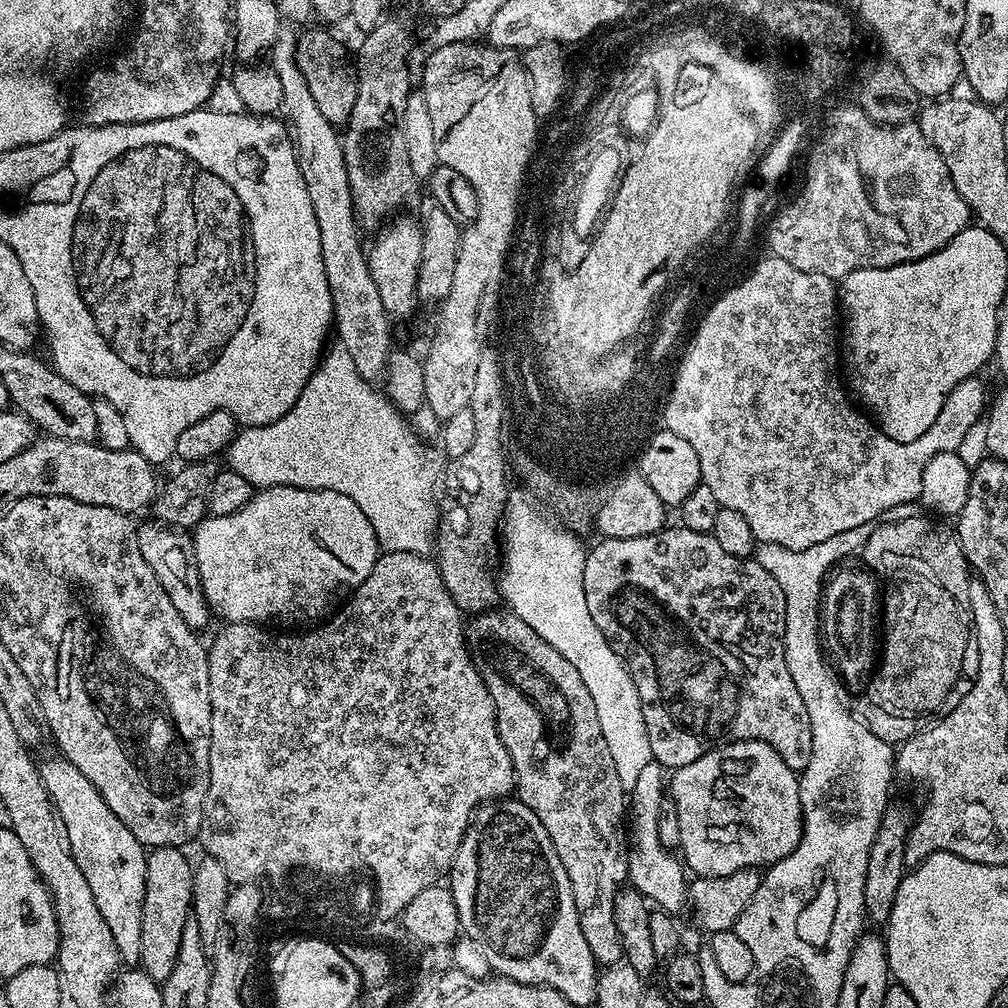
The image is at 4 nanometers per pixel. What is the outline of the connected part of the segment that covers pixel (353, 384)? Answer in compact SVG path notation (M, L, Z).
M333 343L323 353L316 372L308 379L302 394L298 394L298 402L294 402L289 412L269 424L253 428L244 426L237 431L226 449L227 467L242 474L256 490L294 486L346 494L346 498L354 498L362 514L370 518L370 526L374 526L374 534L383 551L417 552L420 556L428 556L438 535L436 479L443 474L446 460L435 447L432 449L428 445L431 443L417 435L409 421L408 424L404 421L407 419L383 391L375 392L372 388L375 387L358 374L346 346Z

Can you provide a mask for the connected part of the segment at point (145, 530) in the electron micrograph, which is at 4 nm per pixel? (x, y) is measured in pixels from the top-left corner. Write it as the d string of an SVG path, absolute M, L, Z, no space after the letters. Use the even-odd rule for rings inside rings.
M159 522L152 524L141 523L136 530L138 550L142 550L142 558L154 570L158 582L162 582L162 590L170 594L170 602L182 622L194 630L201 630L208 624L208 619L213 619L214 613L206 602L206 594L202 590L200 575L192 558L192 537L187 531L177 530L172 526L165 526Z

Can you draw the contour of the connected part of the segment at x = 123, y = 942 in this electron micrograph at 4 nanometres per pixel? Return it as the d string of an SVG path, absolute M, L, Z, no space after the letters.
M55 758L39 765L40 777L46 790L52 795L54 806L66 822L66 834L70 834L70 850L74 850L74 862L82 870L90 890L94 893L94 903L106 918L110 934L114 934L114 946L118 946L121 961L132 966L139 961L142 950L142 908L146 890L146 862L144 845L126 830L126 826L106 806L102 794L69 760Z

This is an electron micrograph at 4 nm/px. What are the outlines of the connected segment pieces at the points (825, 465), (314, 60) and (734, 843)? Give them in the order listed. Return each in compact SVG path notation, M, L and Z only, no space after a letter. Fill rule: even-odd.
M769 255L767 259L758 261L756 269L741 284L733 283L731 287L715 297L703 315L699 317L683 349L682 359L675 369L674 379L662 408L663 427L667 431L678 434L678 438L686 438L686 442L694 446L694 454L698 454L702 483L710 486L710 491L714 493L714 498L718 498L722 508L738 510L738 514L742 514L742 518L750 522L750 530L754 530L759 543L777 544L790 550L806 550L810 546L818 546L818 542L826 542L826 538L834 538L834 534L854 530L863 524L871 525L902 504L919 501L922 490L922 470L926 468L926 462L934 458L934 454L956 452L959 449L958 446L967 438L968 431L975 424L977 427L981 423L986 412L986 405L990 400L990 392L984 389L980 378L964 380L958 386L954 386L954 390L948 395L942 410L938 413L938 418L934 418L934 426L930 426L926 434L914 438L914 442L894 442L894 438L881 432L875 423L853 403L842 383L842 376L838 371L837 285L826 274L798 270L798 266L790 266L790 262L774 255Z
M320 28L301 31L296 37L296 61L298 70L302 70L302 78L306 78L306 86L310 86L310 95L314 97L318 111L333 126L347 125L354 110L354 98L358 98L358 86L353 57L344 49L343 42Z
M761 740L722 744L702 754L702 758L675 769L670 776L670 795L678 810L679 851L687 871L696 876L725 876L743 868L760 870L777 864L796 849L804 833L797 773L782 762L778 750Z

